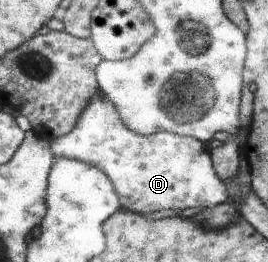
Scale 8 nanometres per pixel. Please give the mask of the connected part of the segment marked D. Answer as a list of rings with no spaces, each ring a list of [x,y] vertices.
[[[97,92],[78,125],[68,135],[50,143],[54,159],[71,157],[98,164],[110,177],[122,208],[132,213],[182,211],[183,209],[216,208],[229,203],[225,181],[216,172],[212,152],[205,142],[172,132],[149,136],[137,134],[125,125],[110,98]]]

